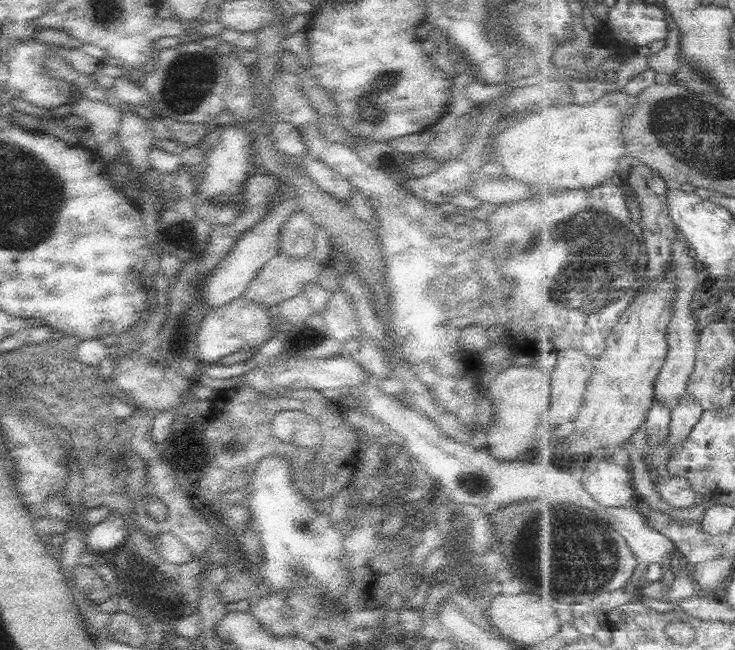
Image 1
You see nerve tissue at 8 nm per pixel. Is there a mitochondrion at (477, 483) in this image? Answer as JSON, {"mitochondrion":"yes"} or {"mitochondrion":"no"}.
{"mitochondrion":"no"}

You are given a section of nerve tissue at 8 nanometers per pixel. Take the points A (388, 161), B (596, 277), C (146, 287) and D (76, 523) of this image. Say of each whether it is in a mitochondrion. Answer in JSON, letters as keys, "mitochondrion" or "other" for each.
{"A":"other","B":"mitochondrion","C":"other","D":"other"}

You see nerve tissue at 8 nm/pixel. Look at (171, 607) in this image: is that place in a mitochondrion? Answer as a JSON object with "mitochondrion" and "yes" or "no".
{"mitochondrion":"no"}

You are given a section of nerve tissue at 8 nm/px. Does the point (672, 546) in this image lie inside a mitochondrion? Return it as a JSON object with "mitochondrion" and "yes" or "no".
{"mitochondrion":"no"}

